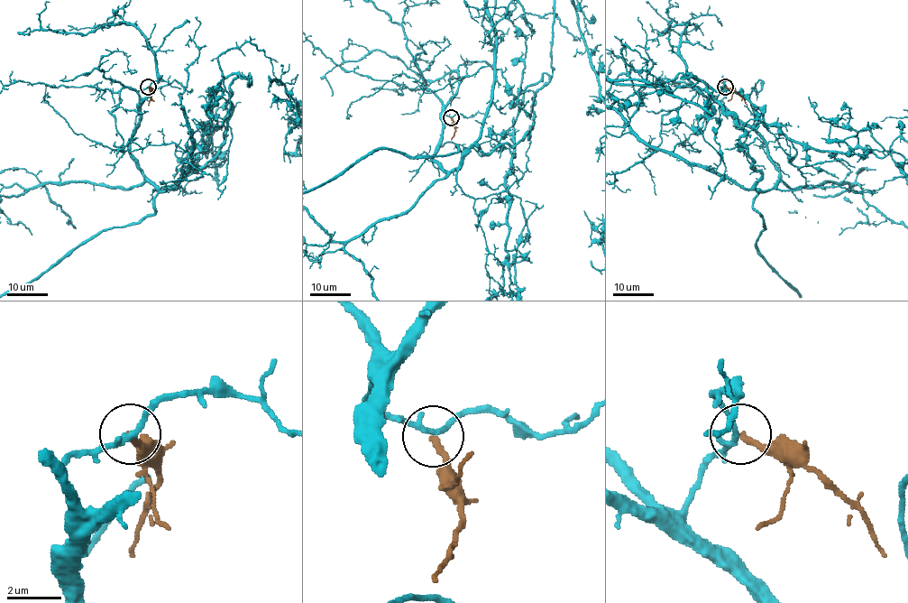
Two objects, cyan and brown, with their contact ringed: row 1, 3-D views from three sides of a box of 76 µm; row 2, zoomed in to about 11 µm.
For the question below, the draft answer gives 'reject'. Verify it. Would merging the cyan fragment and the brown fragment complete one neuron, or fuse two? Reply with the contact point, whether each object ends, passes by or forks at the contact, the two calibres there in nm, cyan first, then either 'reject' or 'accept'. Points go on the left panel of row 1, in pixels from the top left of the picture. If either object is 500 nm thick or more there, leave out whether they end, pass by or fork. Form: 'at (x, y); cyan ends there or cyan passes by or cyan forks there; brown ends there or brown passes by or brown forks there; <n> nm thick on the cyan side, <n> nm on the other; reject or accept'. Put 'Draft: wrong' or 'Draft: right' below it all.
at (148, 87); cyan passes by; brown ends there; 200 nm thick on the cyan side, 200 nm on the other; reject
Draft: right

